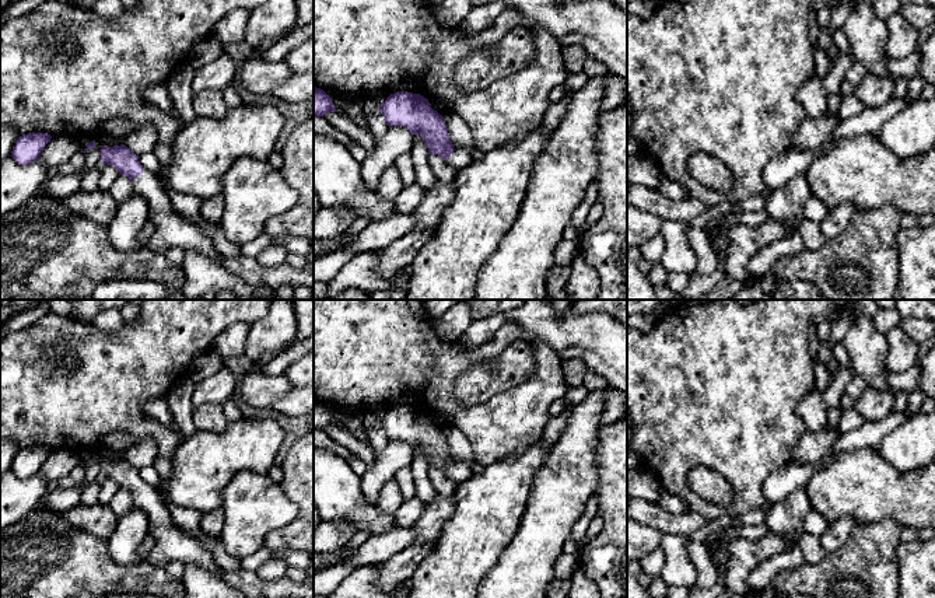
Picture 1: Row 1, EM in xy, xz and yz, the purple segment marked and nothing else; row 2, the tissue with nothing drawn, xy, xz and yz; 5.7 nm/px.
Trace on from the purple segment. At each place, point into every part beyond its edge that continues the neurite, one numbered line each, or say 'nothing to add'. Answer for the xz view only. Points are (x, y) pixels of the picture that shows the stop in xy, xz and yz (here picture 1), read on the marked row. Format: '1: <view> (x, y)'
1: xz (461, 157)

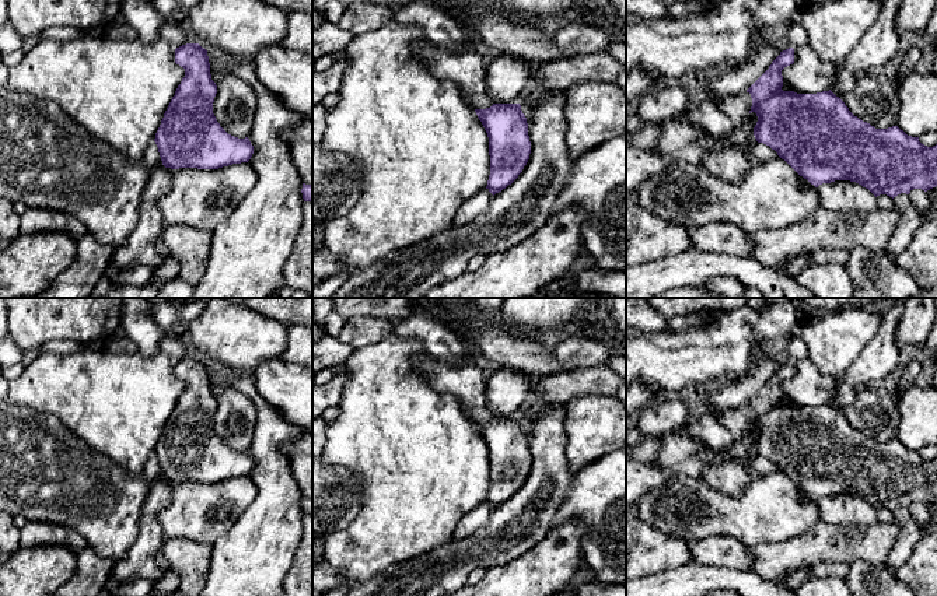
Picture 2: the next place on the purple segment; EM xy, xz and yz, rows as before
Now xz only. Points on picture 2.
1: xz (467, 70)

